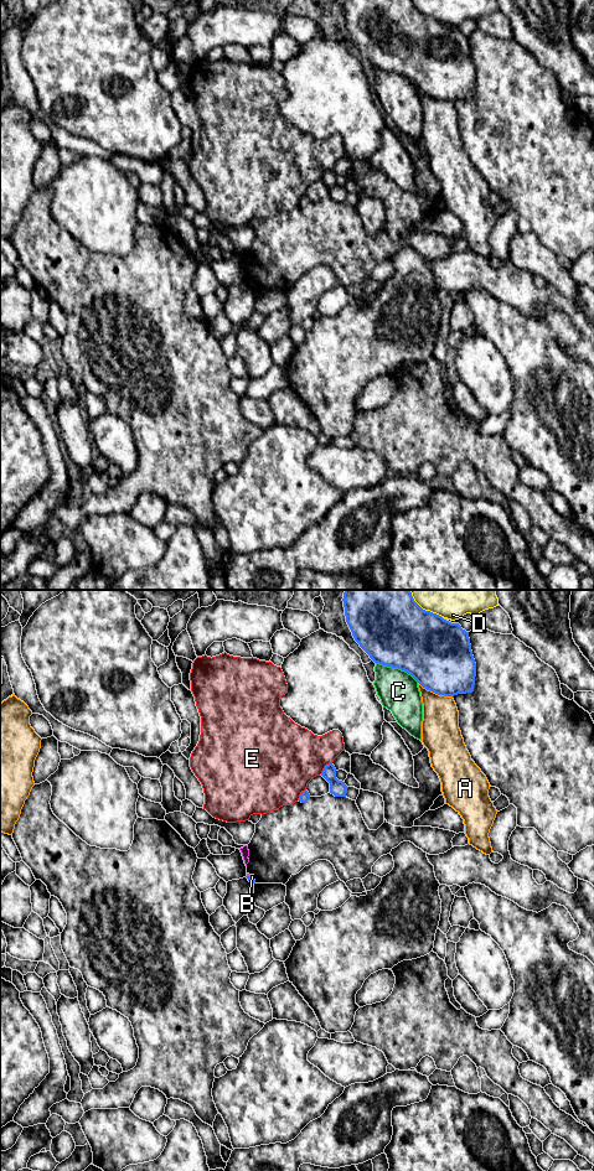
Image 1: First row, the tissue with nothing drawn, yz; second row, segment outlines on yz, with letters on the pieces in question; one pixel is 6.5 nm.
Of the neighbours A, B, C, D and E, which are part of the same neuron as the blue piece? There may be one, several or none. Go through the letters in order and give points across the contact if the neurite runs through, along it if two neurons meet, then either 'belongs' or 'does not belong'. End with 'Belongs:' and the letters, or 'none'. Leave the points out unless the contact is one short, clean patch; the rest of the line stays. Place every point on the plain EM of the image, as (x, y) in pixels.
A: does not belong
B: border yz (247, 280), (253, 285); does not belong
C: does not belong
D: does not belong
E: does not belong
Belongs: none

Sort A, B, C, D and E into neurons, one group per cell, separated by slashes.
A / B / C / D / E

